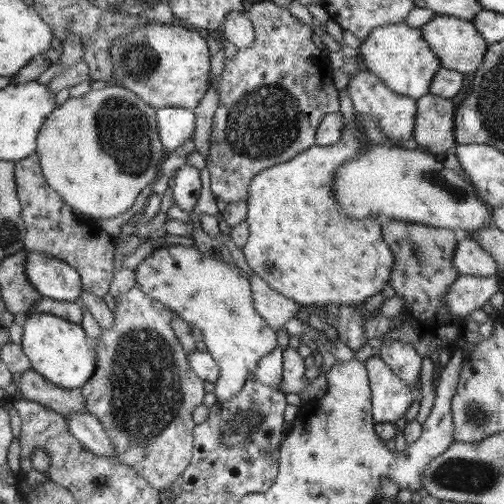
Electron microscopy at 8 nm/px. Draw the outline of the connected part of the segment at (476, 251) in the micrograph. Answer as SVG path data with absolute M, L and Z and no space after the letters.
M455 230L456 250L452 262L459 276L502 275L495 259L488 254L480 243L468 236L466 231Z

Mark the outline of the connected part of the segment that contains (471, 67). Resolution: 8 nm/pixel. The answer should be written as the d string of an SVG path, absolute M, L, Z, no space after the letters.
M436 14L420 29L432 51L440 57L441 67L464 74L474 73L482 65L489 44L480 36L472 21Z

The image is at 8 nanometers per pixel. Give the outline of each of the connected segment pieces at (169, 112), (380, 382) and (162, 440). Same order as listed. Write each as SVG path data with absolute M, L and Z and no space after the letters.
M187 108L156 109L156 126L164 150L173 151L182 146L186 140L193 138L195 133L194 111Z
M378 353L365 360L364 366L370 377L374 424L394 423L405 417L414 401L414 390L396 376Z
M140 286L115 299L116 312L112 329L103 330L102 342L96 342L96 368L90 380L81 387L87 413L98 419L112 441L116 459L132 467L156 490L166 491L179 481L191 462L193 452L192 413L203 404L204 381L194 374L188 354L173 332L172 320L178 318L169 307L147 296Z

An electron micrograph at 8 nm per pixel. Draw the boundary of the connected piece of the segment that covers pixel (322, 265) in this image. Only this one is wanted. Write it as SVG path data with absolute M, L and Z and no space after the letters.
M347 88L338 90L338 96L341 106L339 111L346 122L344 136L326 150L312 146L288 162L263 170L252 178L248 188L245 220L249 224L249 237L242 249L246 263L273 290L301 306L336 304L358 308L366 299L382 293L383 288L389 284L395 264L394 253L382 237L382 218L366 217L366 220L352 220L342 212L340 203L334 197L332 180L336 176L336 170L340 168L340 164L360 156L367 146L362 136L358 113L355 111Z

